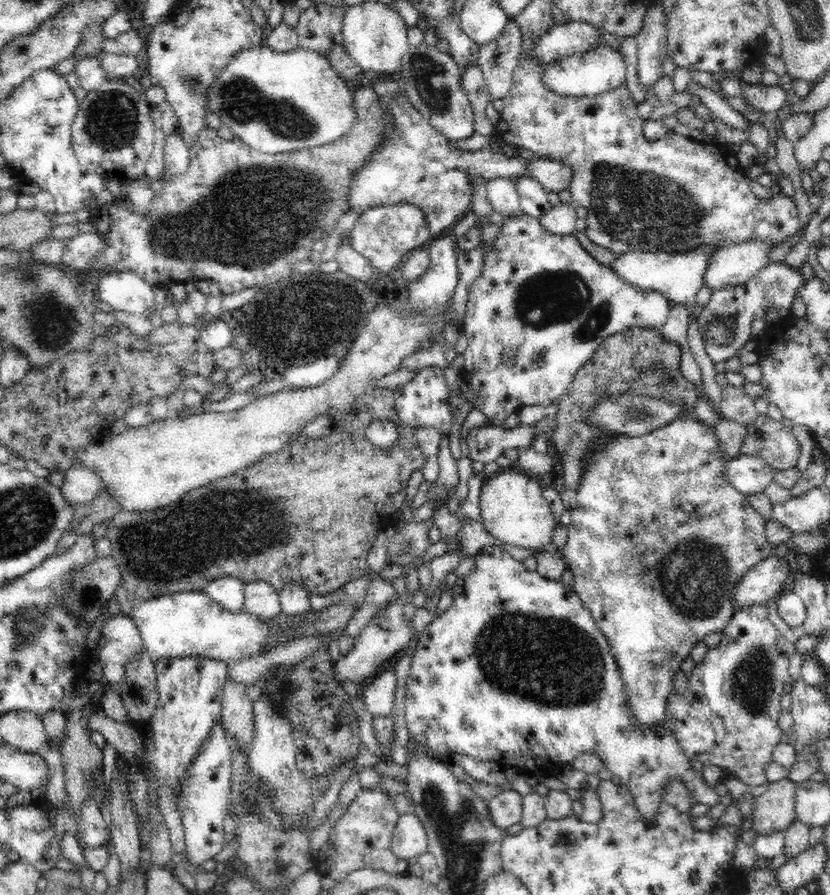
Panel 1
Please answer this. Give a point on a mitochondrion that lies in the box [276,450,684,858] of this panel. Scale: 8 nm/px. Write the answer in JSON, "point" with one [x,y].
{"point":[550,660]}

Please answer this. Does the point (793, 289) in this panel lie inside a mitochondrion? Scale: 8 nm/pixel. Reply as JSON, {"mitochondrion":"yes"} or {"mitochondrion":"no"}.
{"mitochondrion":"no"}

